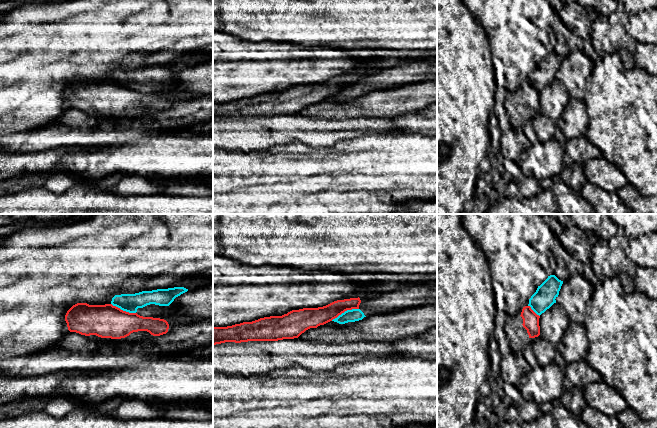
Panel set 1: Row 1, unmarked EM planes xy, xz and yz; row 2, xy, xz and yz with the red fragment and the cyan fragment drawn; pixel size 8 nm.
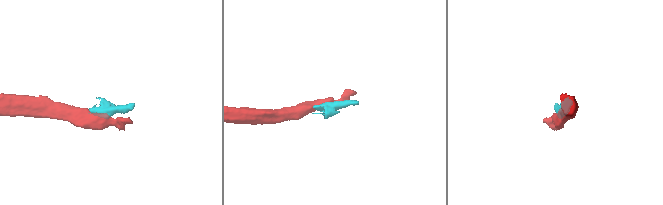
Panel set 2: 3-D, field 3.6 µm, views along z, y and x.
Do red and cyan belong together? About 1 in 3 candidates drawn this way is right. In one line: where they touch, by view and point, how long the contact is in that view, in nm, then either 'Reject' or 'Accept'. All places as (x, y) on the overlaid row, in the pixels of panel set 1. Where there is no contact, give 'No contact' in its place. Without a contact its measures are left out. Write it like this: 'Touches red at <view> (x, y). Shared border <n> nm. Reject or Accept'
Touches red at xz (344, 311). Shared border 240 nm. Reject

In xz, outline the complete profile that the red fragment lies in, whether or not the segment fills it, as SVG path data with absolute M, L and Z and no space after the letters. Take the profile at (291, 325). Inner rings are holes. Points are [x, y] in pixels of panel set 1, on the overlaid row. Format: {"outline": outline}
{"outline": "M359 297L337 300L323 307L292 310L282 316L264 317L227 327L213 327L213 345L298 338L306 330L324 325L347 310L359 309L360 303Z"}

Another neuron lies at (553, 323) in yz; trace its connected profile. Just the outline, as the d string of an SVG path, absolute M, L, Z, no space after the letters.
M556 302L540 315L539 336L555 346L562 339L569 323L564 308Z

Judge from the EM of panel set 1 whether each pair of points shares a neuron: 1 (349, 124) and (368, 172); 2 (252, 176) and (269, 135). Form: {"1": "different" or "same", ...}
{"1": "different", "2": "different"}

